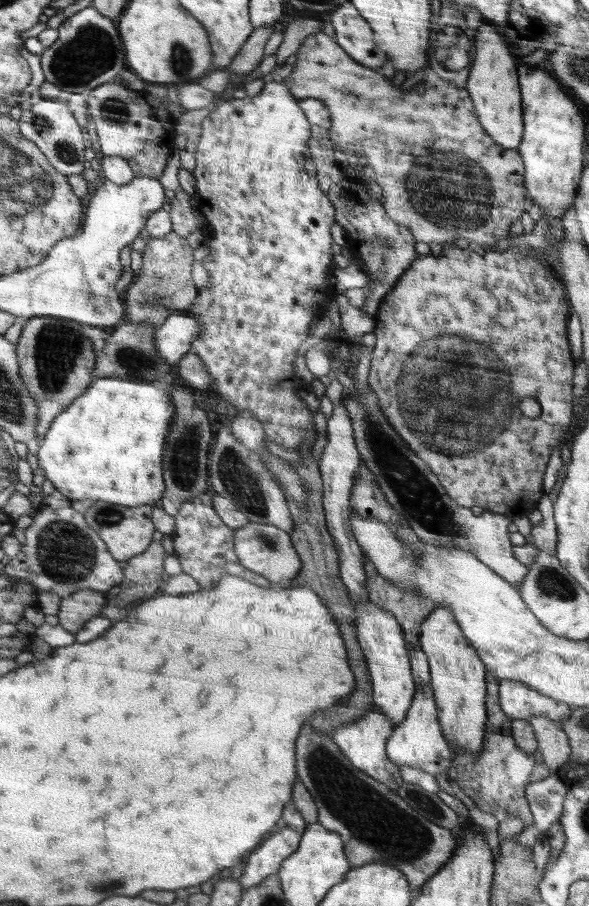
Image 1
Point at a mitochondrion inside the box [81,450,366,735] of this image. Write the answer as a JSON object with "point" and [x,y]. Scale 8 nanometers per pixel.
{"point":[108,516]}

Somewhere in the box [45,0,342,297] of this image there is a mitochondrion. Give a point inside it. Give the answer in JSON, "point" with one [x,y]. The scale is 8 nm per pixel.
{"point":[91,52]}

